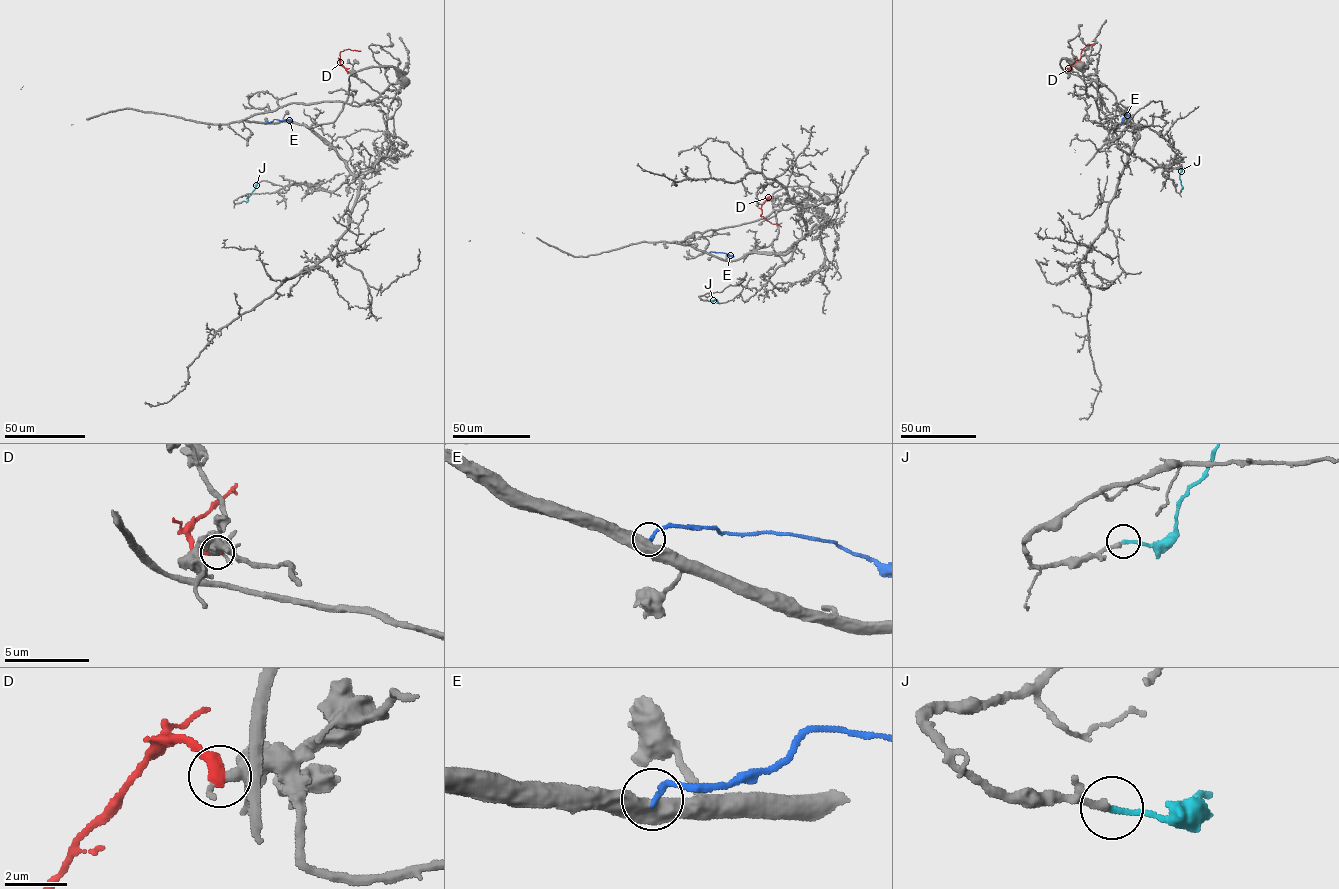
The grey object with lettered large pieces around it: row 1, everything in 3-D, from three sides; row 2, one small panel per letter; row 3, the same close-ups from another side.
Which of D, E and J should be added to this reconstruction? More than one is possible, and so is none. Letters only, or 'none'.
none

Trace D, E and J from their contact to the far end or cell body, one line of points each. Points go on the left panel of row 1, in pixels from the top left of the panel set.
D: (348, 72), (340, 63), (340, 52), (360, 50)
E: (266, 123), (274, 119), (292, 121)
J: (243, 201), (248, 200), (256, 184)

